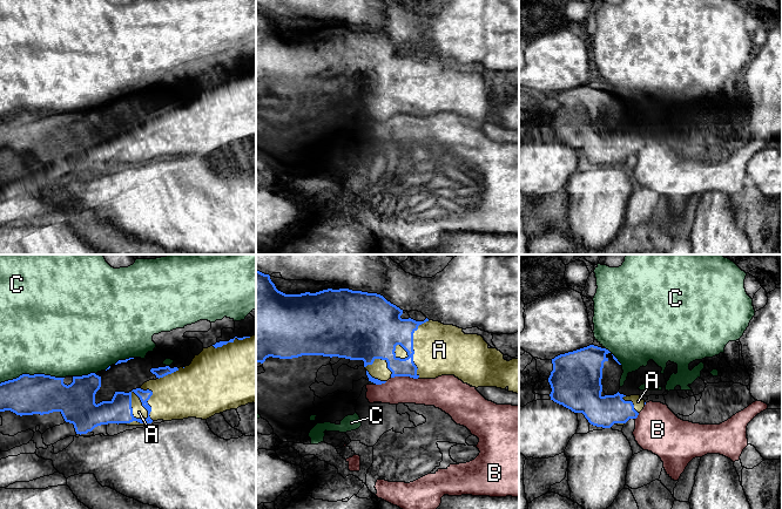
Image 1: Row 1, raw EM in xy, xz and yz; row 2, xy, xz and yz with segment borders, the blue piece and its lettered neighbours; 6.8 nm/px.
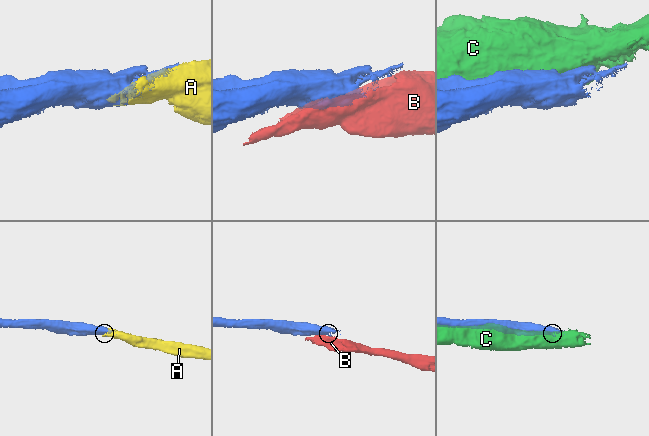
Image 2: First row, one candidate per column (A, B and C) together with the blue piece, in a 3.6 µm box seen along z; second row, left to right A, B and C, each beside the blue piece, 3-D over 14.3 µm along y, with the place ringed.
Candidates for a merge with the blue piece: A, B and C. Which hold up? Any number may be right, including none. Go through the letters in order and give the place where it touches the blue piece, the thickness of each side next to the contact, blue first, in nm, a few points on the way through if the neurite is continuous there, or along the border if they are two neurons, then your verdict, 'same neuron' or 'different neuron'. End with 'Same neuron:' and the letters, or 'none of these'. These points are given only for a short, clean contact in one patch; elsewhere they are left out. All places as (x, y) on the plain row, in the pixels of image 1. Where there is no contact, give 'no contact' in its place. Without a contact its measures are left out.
A: xy (145, 156) | 180/90 nm | same neuron
B: xz (404, 113) | 170/190 nm | different neuron
C: xy (32, 113) | 280/480 nm | different neuron
Same neuron: A

